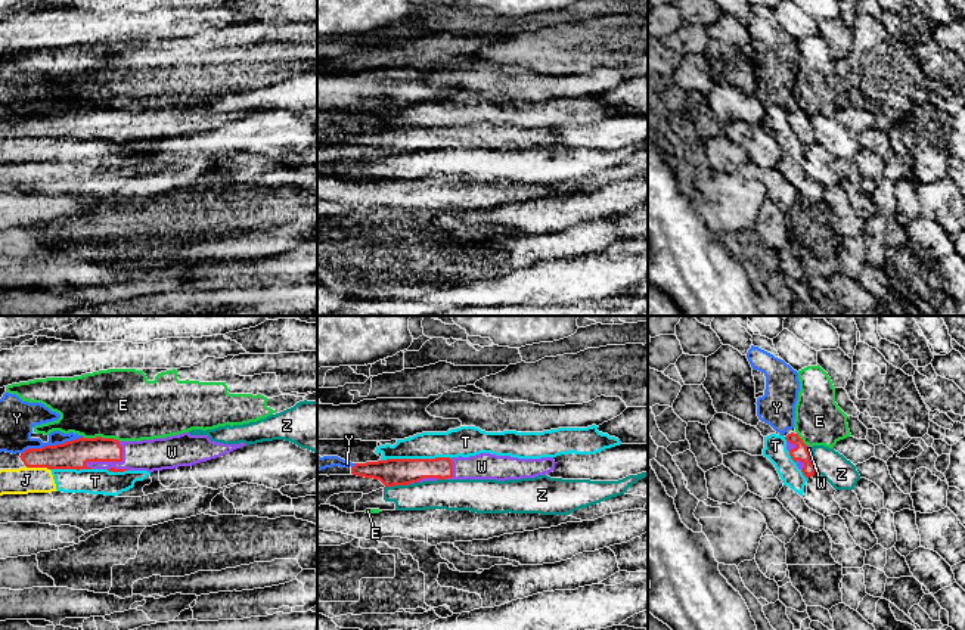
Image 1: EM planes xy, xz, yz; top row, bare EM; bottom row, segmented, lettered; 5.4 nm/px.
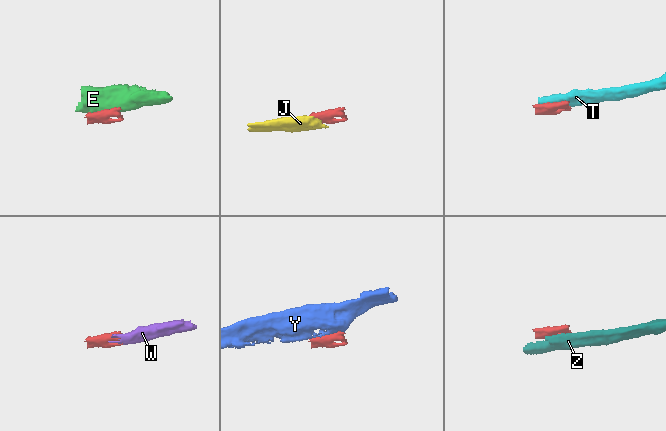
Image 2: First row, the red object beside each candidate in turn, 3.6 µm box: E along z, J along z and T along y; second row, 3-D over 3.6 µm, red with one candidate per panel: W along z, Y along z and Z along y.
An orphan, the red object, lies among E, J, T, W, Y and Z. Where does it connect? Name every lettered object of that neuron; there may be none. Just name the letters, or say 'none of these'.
W

